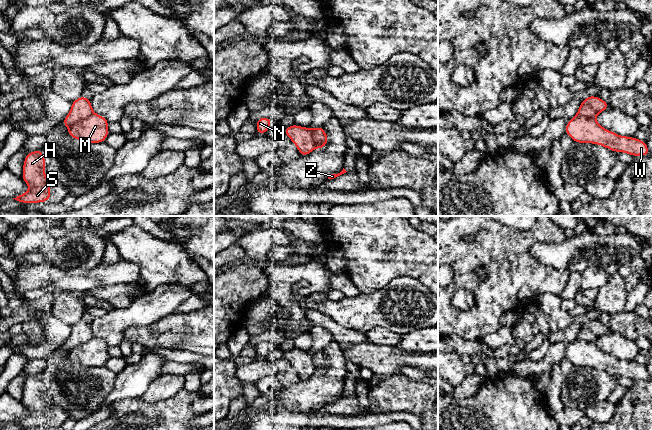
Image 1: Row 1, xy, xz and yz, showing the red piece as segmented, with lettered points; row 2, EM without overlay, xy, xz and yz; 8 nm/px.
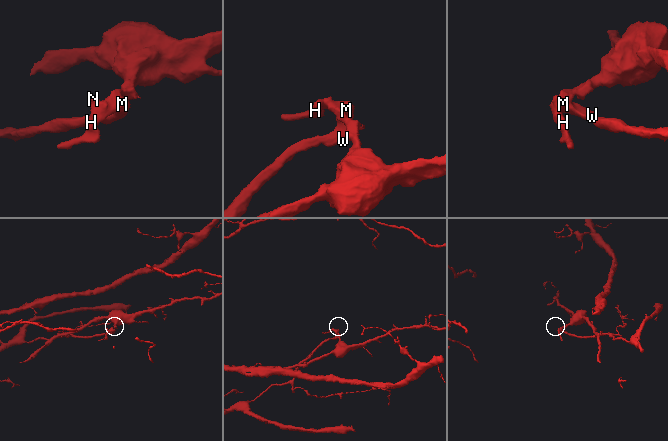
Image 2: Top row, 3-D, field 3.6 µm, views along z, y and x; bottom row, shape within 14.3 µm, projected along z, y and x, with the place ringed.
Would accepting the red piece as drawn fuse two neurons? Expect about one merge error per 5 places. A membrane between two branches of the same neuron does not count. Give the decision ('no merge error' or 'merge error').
merge error

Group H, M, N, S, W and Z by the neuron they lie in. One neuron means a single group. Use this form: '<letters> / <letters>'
H M N S W / Z

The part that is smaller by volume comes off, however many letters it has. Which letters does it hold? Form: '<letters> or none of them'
Z

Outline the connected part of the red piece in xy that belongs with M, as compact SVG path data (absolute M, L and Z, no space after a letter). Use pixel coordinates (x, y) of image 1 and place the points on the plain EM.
M93 337L68 351L68 359L87 367L103 367L110 358L108 349L109 346L104 340Z

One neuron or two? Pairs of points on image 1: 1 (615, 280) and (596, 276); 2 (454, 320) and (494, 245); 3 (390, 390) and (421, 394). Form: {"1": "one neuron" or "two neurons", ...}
{"1": "two neurons", "2": "one neuron", "3": "one neuron"}

